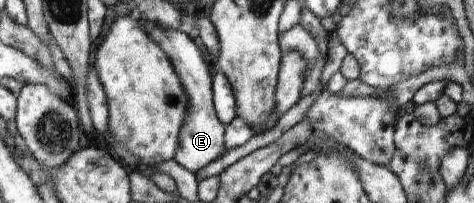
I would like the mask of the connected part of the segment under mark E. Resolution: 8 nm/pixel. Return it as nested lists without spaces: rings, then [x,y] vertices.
[[[143,21],[147,33],[154,38],[174,63],[175,70],[178,71],[182,80],[183,89],[187,93],[188,116],[183,122],[183,128],[179,132],[179,148],[173,158],[181,167],[196,174],[198,170],[204,168],[209,163],[222,158],[226,151],[224,149],[225,126],[220,123],[214,110],[212,96],[212,72],[207,57],[198,49],[194,43],[193,35],[186,35],[179,29],[160,29],[148,21]]]

